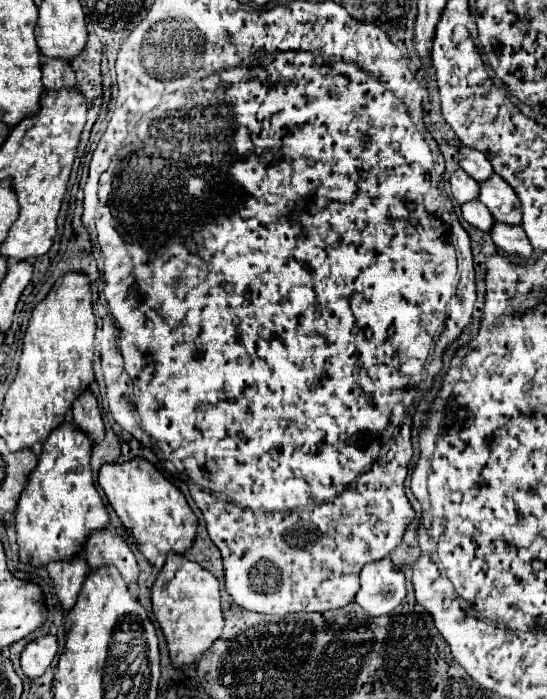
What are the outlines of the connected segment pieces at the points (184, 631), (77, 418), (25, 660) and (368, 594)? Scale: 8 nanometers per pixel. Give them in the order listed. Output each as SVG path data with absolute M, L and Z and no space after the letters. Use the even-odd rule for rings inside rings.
M170 552L152 586L152 610L168 642L170 658L180 668L192 664L220 636L224 620L220 610L218 580L200 564Z
M84 390L72 406L74 422L86 430L86 434L92 438L92 442L102 442L104 438L104 424L102 424L102 412L98 406L96 396L90 390Z
M52 634L40 636L32 642L28 642L28 646L22 652L20 658L20 666L24 670L24 674L28 678L38 678L46 672L46 668L50 666L50 662L54 660L58 652L58 638Z
M390 558L372 562L360 572L360 590L356 602L370 616L390 614L406 598L406 578Z

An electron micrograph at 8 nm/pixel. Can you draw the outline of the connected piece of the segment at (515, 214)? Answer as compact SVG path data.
M492 176L492 180L486 180L486 184L480 184L480 196L478 200L490 210L496 222L508 224L508 226L520 226L522 224L522 210L520 200L516 192L506 184L500 176Z

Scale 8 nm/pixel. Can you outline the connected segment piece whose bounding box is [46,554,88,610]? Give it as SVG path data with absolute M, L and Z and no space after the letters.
M80 554L70 556L70 560L54 560L48 566L48 574L54 580L60 604L64 610L70 610L76 604L78 592L84 584L88 564Z

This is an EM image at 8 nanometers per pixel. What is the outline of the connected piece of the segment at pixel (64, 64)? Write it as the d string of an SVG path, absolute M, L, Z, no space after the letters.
M48 58L42 64L42 84L48 90L58 90L64 86L76 86L76 76L68 60Z

